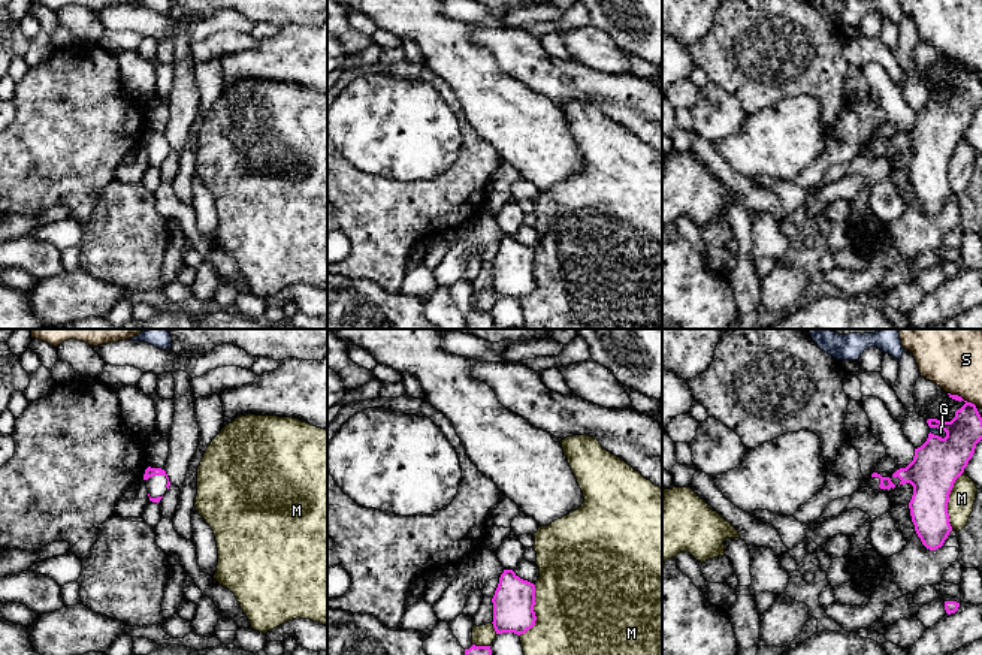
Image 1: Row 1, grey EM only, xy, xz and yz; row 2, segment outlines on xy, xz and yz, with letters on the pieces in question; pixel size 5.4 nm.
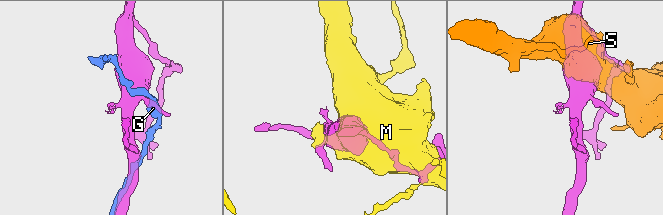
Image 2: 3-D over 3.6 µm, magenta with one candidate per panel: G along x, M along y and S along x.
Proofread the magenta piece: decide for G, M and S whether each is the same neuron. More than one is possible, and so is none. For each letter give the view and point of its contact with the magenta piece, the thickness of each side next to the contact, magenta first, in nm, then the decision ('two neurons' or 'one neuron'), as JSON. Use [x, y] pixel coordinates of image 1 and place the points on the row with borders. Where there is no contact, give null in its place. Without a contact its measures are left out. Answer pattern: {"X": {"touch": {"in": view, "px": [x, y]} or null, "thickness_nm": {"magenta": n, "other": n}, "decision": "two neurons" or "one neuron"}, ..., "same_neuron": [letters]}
{"G": {"touch": {"in": "yz", "px": [939, 428]}, "thickness_nm": {"magenta": 260, "other": 50}, "decision": "two neurons"}, "M": {"touch": {"in": "yz", "px": [948, 500]}, "thickness_nm": {"magenta": 260, "other": 140}, "decision": "two neurons"}, "S": {"touch": {"in": "yz", "px": [960, 397]}, "thickness_nm": {"magenta": 190, "other": 360}, "decision": "two neurons"}, "same_neuron": []}

